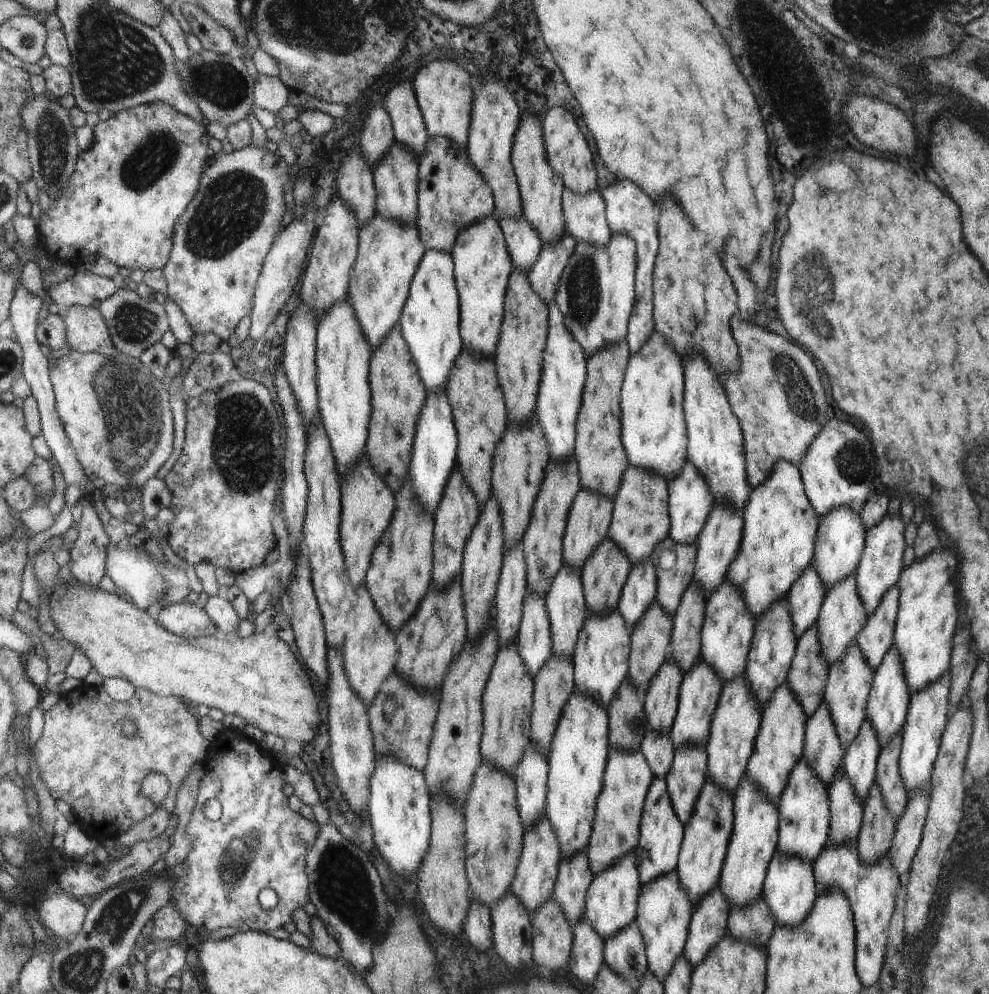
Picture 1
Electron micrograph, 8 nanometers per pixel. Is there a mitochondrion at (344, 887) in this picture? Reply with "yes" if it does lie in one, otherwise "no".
yes

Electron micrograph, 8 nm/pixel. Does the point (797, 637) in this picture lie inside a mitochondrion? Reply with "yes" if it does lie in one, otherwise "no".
no

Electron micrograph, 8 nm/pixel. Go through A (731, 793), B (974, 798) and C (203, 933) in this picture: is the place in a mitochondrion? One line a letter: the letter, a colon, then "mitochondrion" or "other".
A: other
B: other
C: other

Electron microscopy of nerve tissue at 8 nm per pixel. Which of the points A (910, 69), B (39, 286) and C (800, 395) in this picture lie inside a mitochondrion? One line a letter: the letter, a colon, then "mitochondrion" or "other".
A: mitochondrion
B: other
C: mitochondrion

